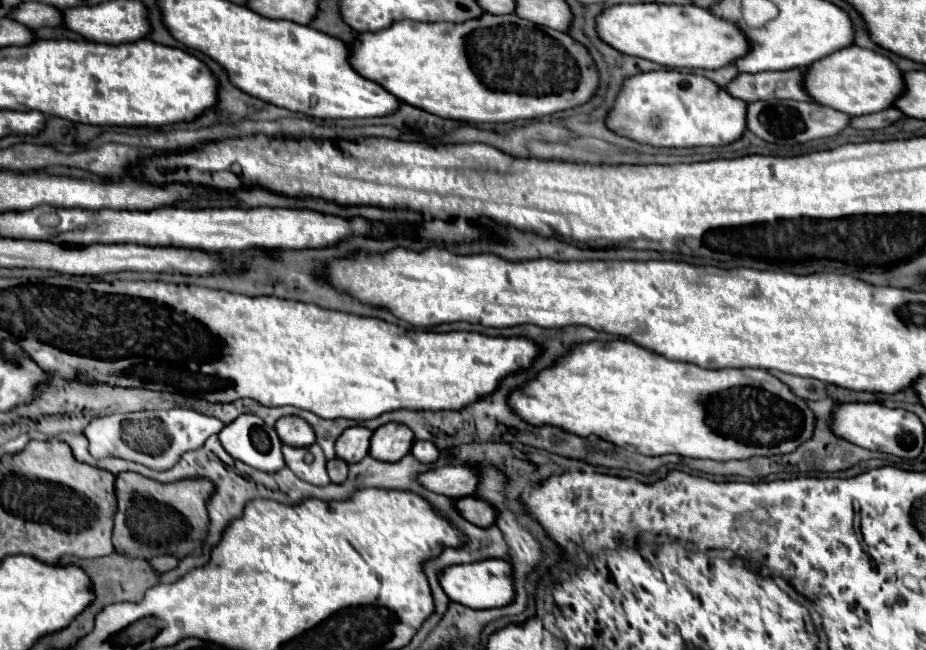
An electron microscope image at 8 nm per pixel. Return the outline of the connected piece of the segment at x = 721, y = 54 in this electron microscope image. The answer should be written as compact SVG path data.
M611 5L595 17L595 31L603 43L619 53L649 59L671 69L719 69L733 63L733 59L739 59L739 55L745 55L745 49L749 49L747 39L735 25L695 5Z

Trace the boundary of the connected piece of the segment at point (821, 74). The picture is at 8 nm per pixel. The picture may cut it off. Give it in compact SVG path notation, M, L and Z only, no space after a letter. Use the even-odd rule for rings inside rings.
M855 45L843 47L807 67L805 73L805 93L819 105L837 109L847 115L867 115L873 111L883 111L893 105L895 95L905 89L903 73L897 65L869 49L861 49ZM859 111L859 113L849 113Z

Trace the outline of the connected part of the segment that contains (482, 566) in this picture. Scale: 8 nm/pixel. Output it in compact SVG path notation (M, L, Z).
M485 559L481 563L453 565L449 567L449 571L441 573L441 587L451 601L473 609L477 609L479 605L487 605L487 609L505 607L515 599L515 585L511 579L509 559Z

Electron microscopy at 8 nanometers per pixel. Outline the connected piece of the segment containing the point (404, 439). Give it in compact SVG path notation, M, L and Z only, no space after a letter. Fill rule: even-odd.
M403 423L381 425L371 437L369 455L377 461L395 463L403 459L413 445L413 431Z

